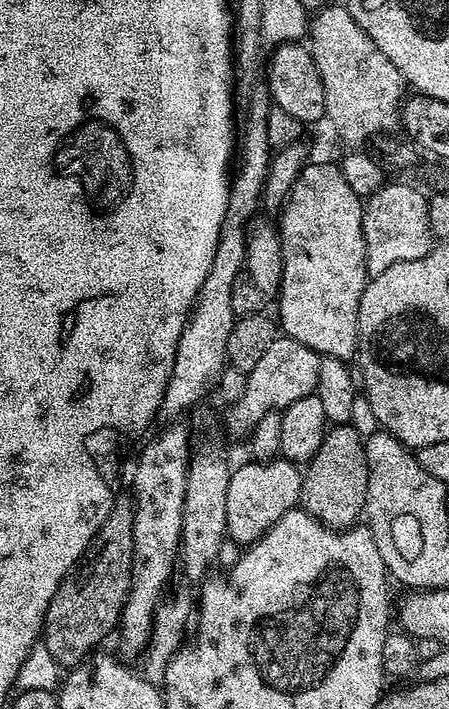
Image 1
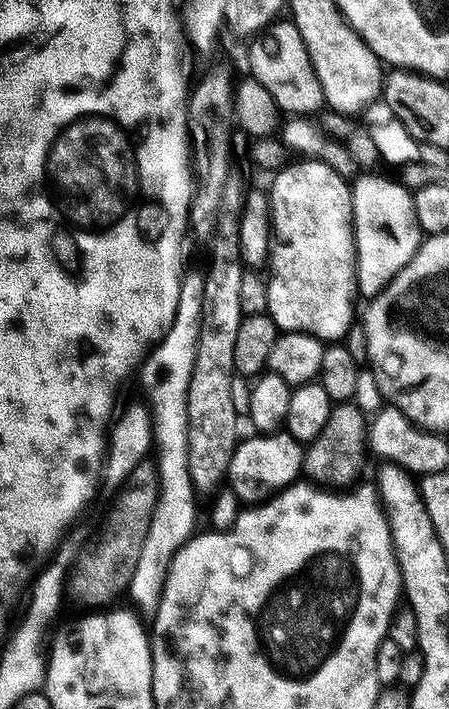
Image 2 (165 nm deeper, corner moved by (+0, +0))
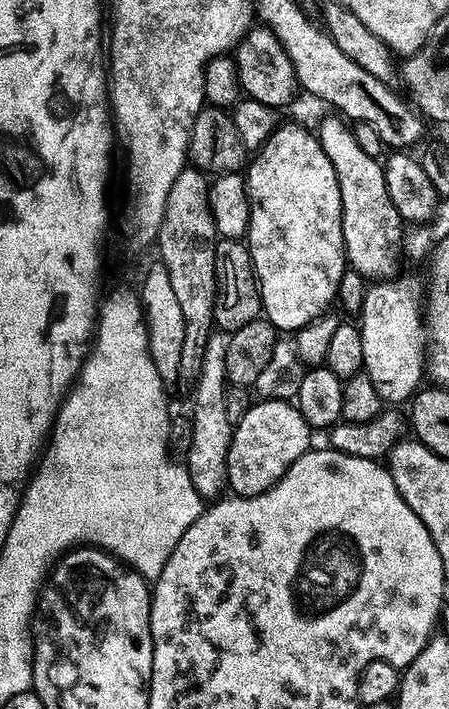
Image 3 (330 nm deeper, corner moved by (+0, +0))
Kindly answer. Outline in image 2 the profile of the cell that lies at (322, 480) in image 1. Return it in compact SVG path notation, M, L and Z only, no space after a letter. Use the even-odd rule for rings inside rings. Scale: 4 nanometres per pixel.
M355 402L333 403L330 418L326 418L326 426L322 426L322 434L305 447L303 475L322 486L340 488L351 485L364 464L369 423L369 417Z

